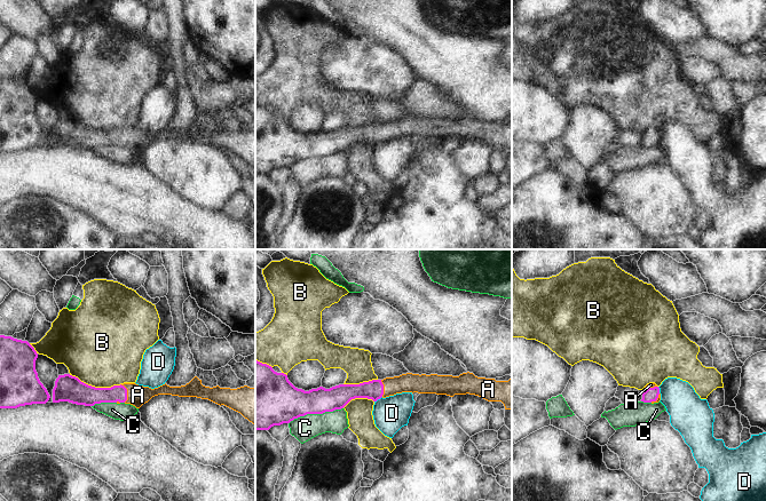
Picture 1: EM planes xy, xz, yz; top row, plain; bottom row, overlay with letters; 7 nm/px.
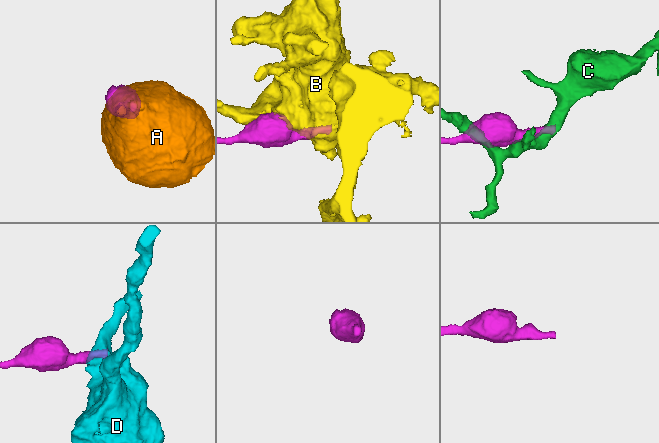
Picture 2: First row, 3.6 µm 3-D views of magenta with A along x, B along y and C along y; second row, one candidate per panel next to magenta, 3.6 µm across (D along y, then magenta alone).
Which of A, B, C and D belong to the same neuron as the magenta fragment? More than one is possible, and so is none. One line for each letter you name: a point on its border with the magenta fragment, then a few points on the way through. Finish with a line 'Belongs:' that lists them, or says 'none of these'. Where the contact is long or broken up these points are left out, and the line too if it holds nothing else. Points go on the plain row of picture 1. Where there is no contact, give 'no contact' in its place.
A: contact xy (126, 136); way xy (91, 138), (126, 136), (137, 138)
Belongs: A

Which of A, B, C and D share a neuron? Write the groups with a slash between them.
A / B / C / D

